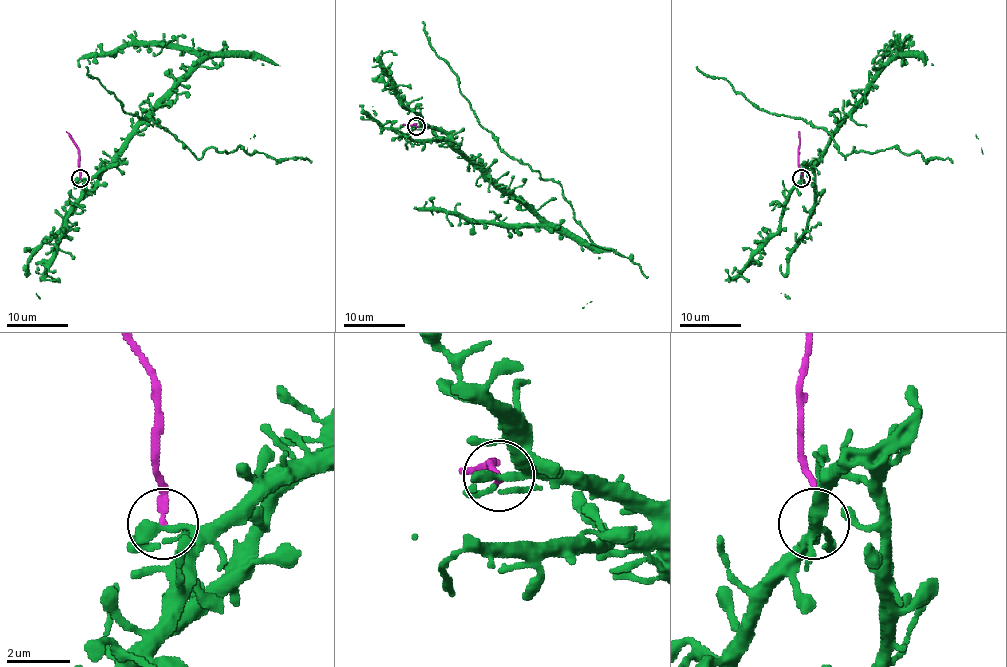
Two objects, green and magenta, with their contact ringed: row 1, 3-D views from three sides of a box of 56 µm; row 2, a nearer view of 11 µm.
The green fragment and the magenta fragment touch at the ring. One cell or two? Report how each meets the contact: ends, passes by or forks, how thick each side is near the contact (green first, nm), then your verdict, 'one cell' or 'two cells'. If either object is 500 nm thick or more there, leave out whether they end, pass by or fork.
green ends there; magenta ends there; 420 nm thick on the green side, 190 nm on the other; two cells

